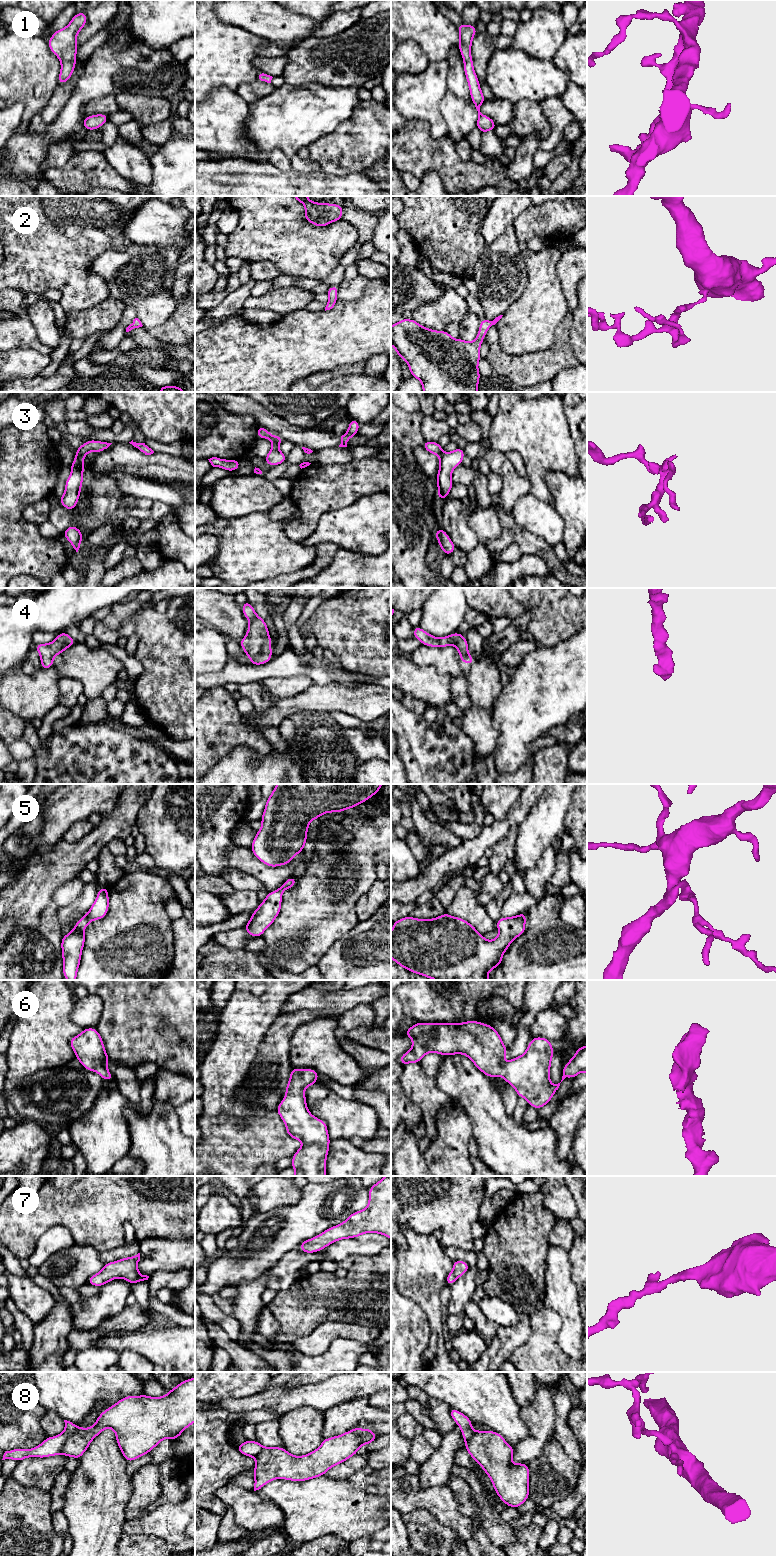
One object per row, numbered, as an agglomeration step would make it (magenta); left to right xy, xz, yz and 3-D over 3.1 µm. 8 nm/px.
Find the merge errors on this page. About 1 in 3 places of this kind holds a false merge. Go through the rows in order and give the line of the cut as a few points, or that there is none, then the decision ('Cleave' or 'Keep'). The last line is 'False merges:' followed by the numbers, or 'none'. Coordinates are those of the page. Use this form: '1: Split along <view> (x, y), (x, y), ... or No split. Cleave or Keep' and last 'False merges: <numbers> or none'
1: No split. Keep
2: No split. Keep
3: Split along xy (76, 453), (83, 457). Cleave
4: No split. Keep
5: No split. Keep
6: No split. Keep
7: No split. Keep
8: Split along xy (77, 1426), (67, 1437), (61, 1452). Cleave
False merges: 3, 8

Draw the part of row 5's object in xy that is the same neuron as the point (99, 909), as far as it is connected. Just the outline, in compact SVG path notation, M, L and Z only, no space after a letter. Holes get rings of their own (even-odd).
M102 886L87 914L76 922L73 930L62 937L63 975L67 980L76 980L85 943L84 929L92 920L103 919L108 909L108 888Z

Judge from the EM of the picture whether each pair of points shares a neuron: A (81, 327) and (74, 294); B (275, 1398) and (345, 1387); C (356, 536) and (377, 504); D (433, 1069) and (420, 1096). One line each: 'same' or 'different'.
A: different
B: same
C: same
D: different

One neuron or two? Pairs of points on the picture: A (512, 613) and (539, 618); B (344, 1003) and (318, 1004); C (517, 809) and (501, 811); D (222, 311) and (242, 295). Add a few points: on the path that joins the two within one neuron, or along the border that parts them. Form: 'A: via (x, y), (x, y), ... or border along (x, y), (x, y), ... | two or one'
A: border along (514, 598), (525, 607), (526, 612) | two
B: via (338, 1003), (324, 1003) | one
C: border along (521, 794), (507, 816), (502, 820), (496, 821) | two
D: via (227, 306), (237, 298) | one

